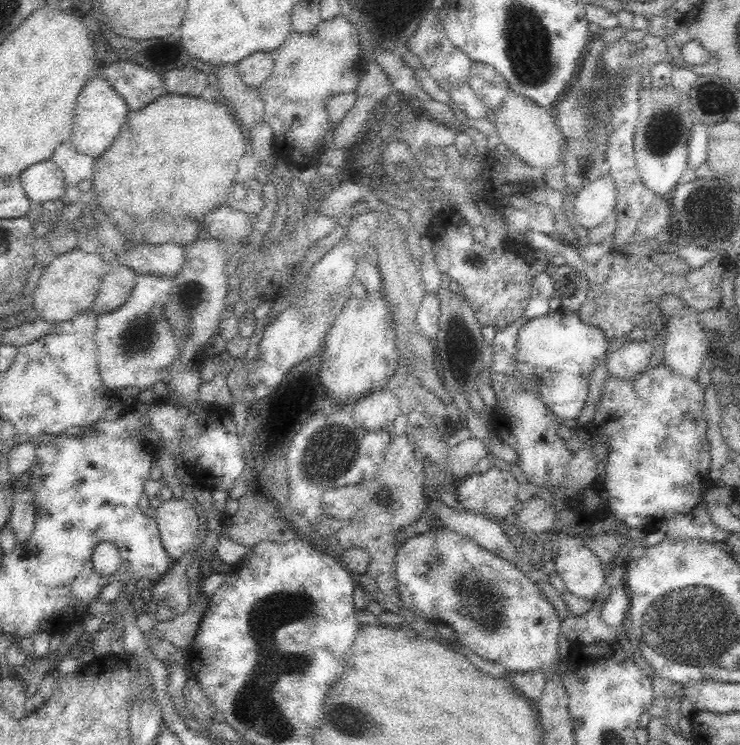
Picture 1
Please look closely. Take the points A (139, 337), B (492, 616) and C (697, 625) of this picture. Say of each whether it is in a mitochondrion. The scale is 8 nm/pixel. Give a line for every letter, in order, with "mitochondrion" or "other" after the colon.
A: mitochondrion
B: mitochondrion
C: mitochondrion

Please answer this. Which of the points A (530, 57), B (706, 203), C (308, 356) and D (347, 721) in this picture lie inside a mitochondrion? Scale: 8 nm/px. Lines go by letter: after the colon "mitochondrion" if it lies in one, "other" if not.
A: mitochondrion
B: mitochondrion
C: other
D: mitochondrion

